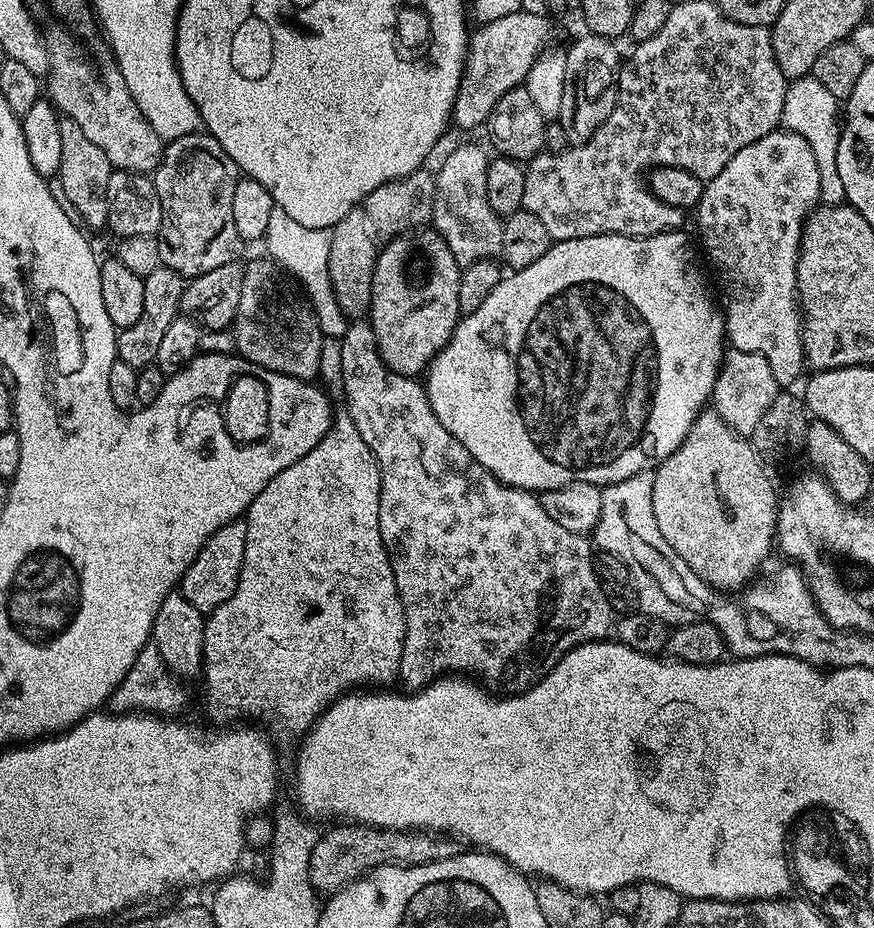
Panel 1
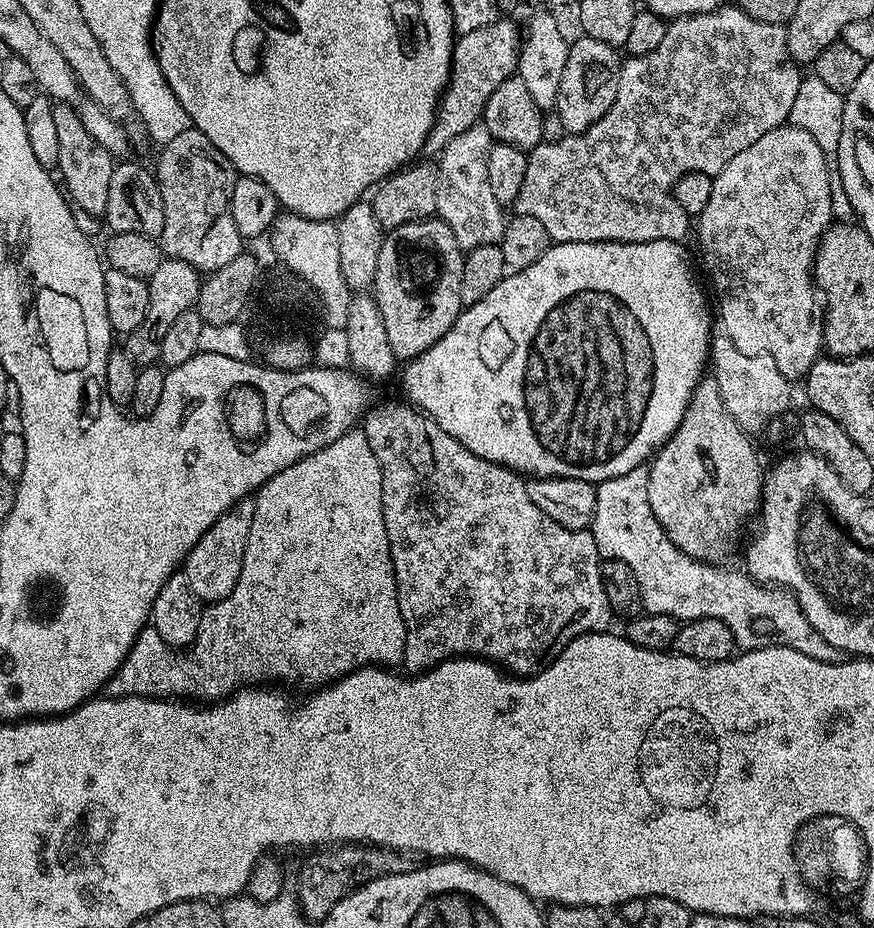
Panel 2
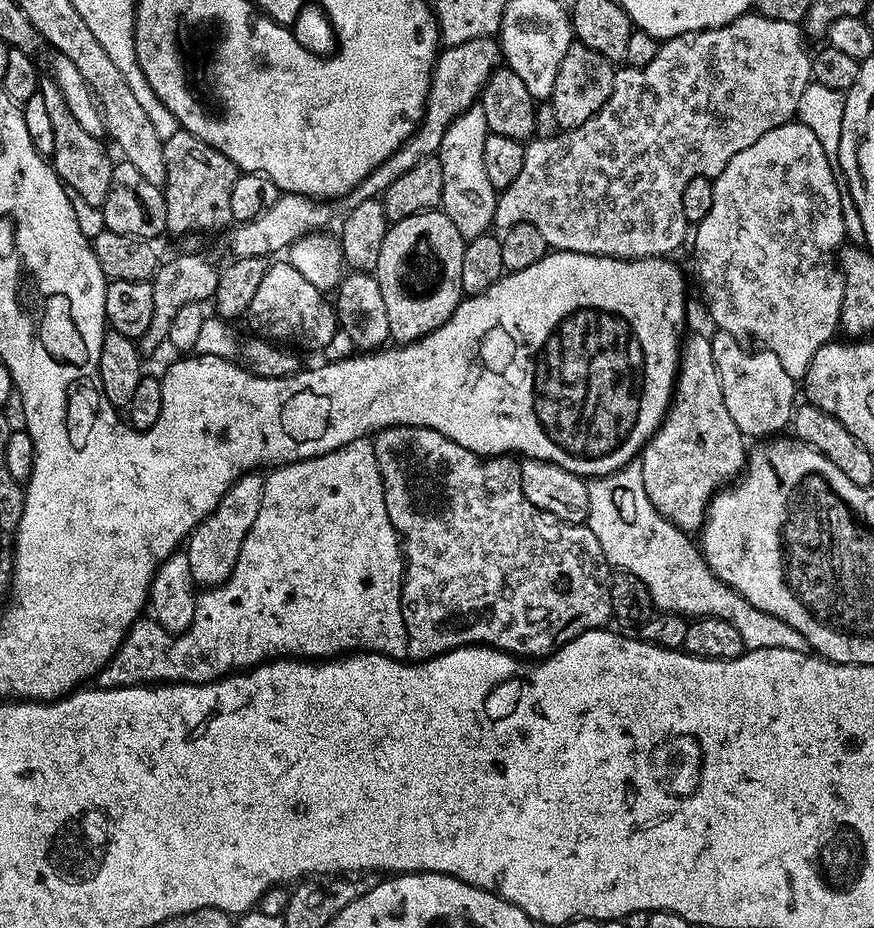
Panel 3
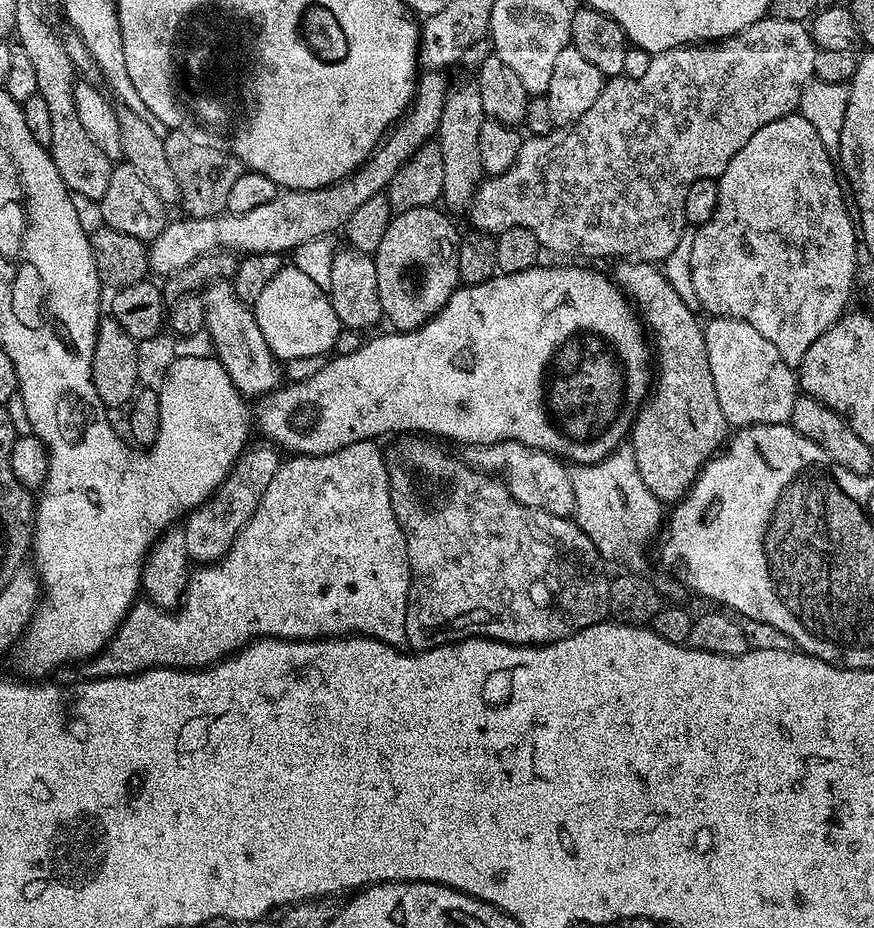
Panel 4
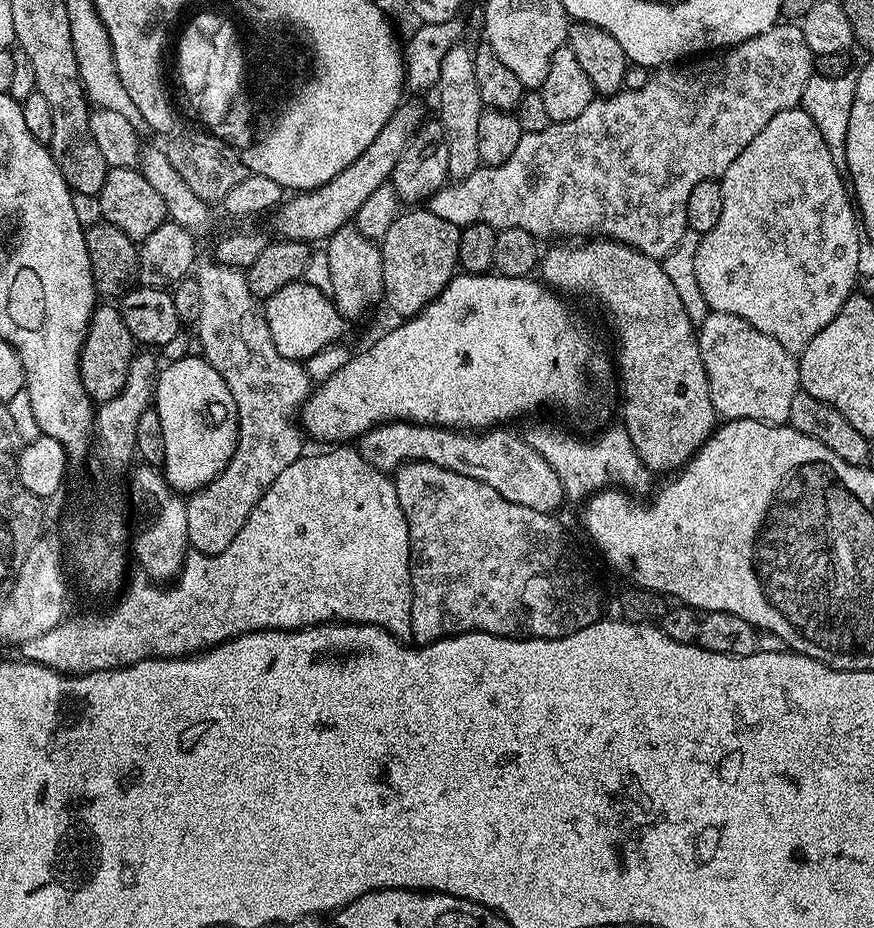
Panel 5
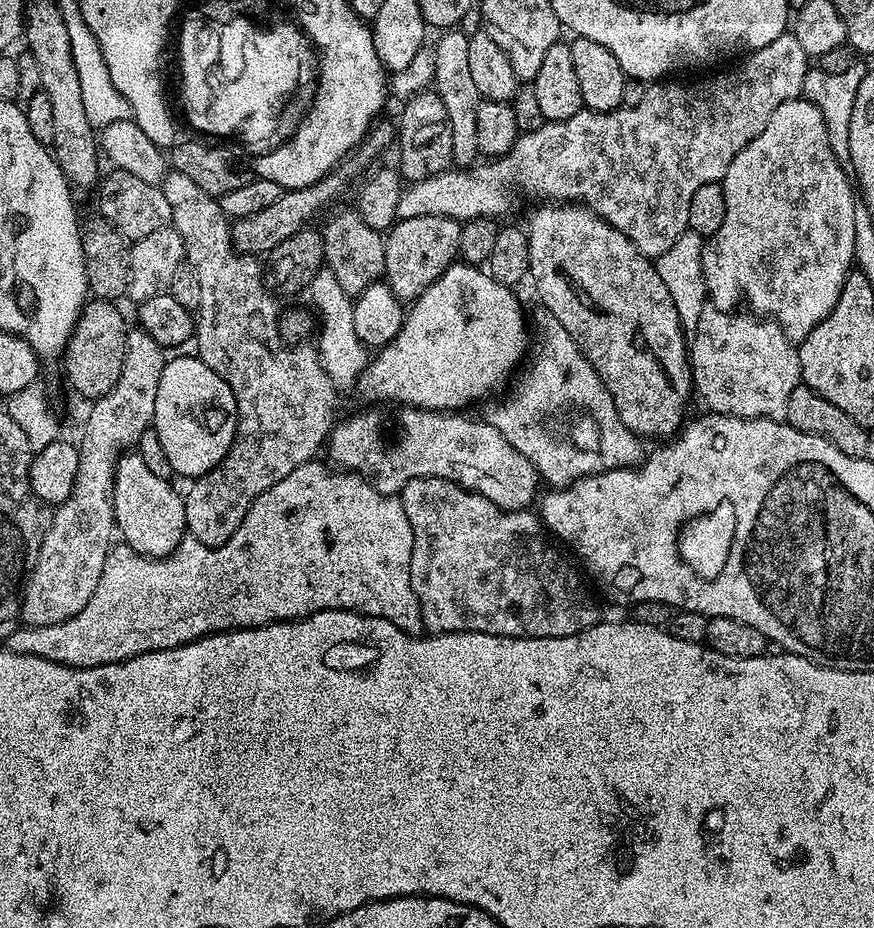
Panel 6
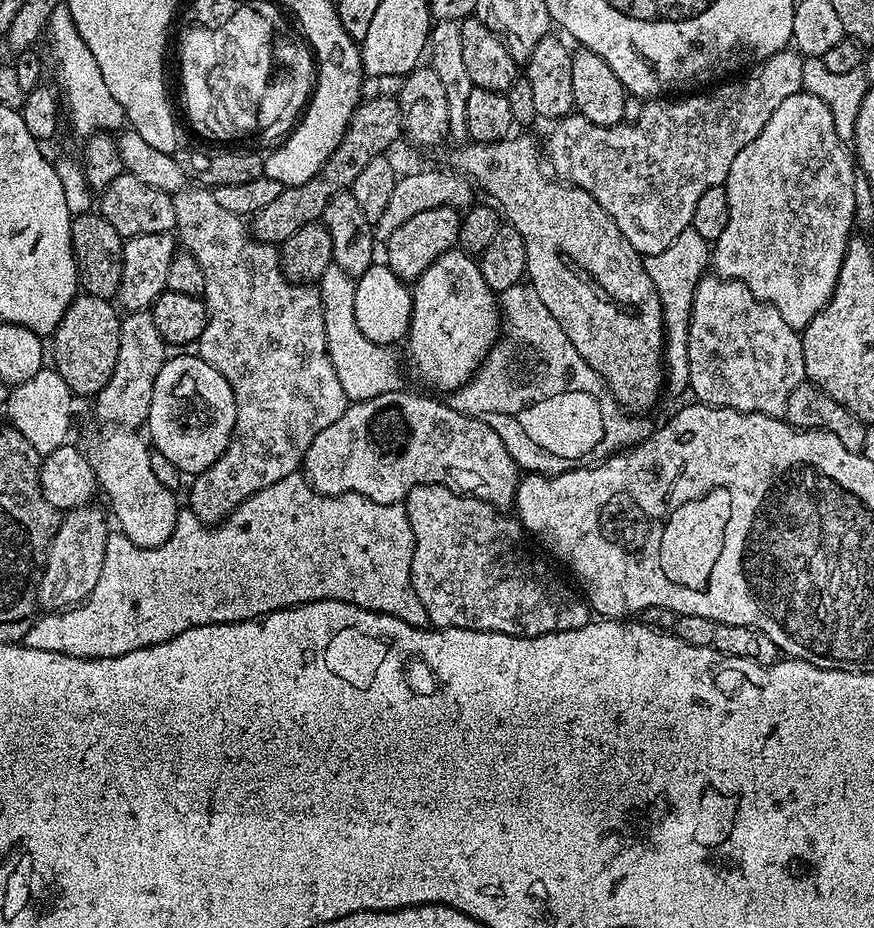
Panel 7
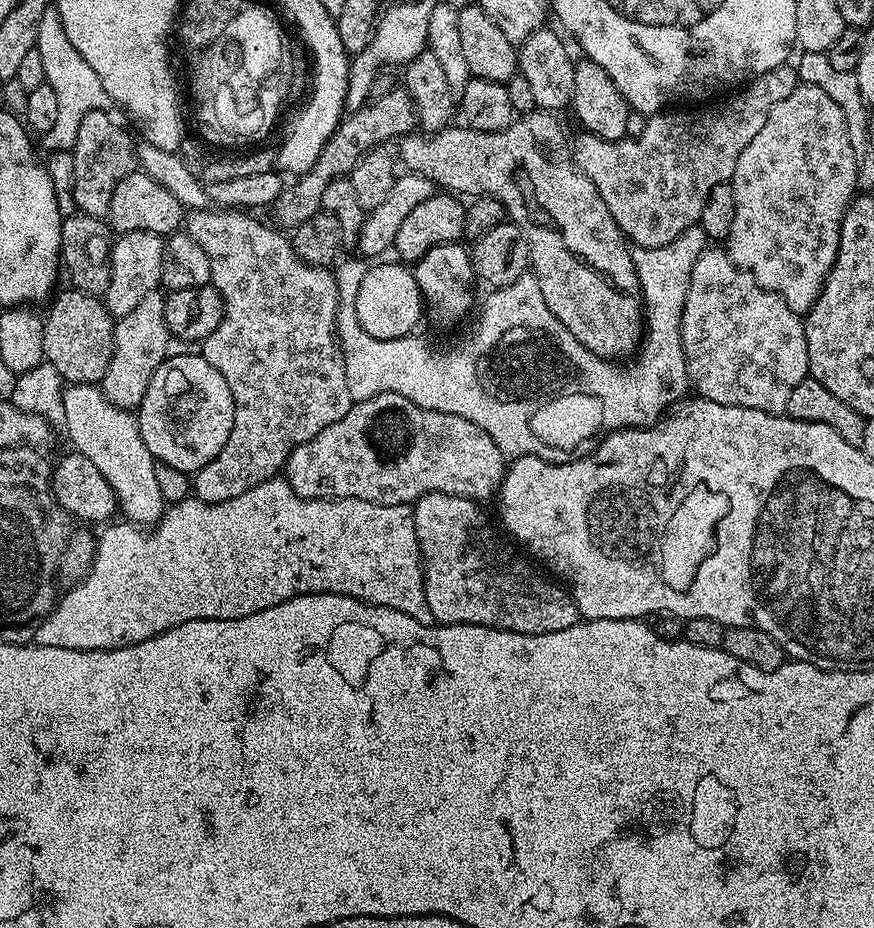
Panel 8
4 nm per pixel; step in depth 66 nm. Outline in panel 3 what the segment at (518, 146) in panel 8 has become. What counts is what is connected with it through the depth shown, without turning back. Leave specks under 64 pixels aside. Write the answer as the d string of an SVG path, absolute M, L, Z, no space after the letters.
M707 335L692 336L689 340L687 337L682 344L682 355L676 377L676 387L672 393L672 403L664 416L664 421L660 423L660 429L649 438L638 460L642 470L642 486L646 486L646 494L650 498L650 502L654 502L654 510L658 510L658 514L665 516L674 527L680 528L681 531L689 534L695 533L706 519L709 500L725 486L731 485L743 473L746 463L746 447L744 448L744 444L746 444L746 437L738 430L738 426L734 426L734 418L730 418L730 410L726 410L726 398L722 398L722 382L718 378L711 339Z

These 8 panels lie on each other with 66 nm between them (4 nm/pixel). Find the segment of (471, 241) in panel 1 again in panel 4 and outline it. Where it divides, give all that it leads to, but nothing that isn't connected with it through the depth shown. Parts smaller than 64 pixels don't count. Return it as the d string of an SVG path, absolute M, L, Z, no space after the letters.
M474 82L453 85L443 104L442 118L439 119L439 130L436 143L442 150L443 164L443 203L449 209L465 209L472 201L484 178L484 167L479 157L479 131L486 119L482 110L482 98L479 97Z

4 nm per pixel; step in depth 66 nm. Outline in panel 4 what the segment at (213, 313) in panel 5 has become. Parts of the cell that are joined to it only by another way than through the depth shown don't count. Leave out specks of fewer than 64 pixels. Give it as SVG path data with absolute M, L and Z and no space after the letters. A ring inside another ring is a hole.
M228 282L210 284L203 297L206 329L212 339L215 359L219 360L226 374L230 374L236 389L246 398L264 398L275 392L282 384L282 364L266 344L253 309L236 297L235 287ZM263 443L243 452L211 498L203 500L188 513L183 521L185 524L182 524L182 531L186 538L189 561L200 566L211 566L220 561L232 549L232 543L238 538L246 522L250 522L254 510L258 510L258 502L262 502L262 494L266 494L270 478L274 478L282 463L281 453L271 443Z

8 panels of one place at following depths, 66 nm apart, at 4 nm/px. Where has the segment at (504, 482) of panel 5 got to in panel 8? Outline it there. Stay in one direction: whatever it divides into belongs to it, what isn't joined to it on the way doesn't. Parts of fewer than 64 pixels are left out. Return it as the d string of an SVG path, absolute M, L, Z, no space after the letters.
M383 392L374 398L355 401L351 410L342 418L338 418L338 422L334 422L334 426L326 426L321 432L314 434L314 438L310 438L310 442L297 444L282 469L294 494L298 494L304 500L365 500L382 506L411 505L419 496L425 496L431 492L467 496L477 502L484 502L487 496L495 497L499 493L505 471L506 458L498 450L498 446L494 446L494 438L490 438L490 434L486 434L486 430L474 426L474 422L466 422L466 418L458 418L458 414L442 414L438 410L426 410L422 406L410 402L410 398L402 398L402 394L393 392Z

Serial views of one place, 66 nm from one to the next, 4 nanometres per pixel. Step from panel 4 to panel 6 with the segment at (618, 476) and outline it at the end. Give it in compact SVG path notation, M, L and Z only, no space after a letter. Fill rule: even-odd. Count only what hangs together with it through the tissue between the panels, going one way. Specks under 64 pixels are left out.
M543 306L537 307L534 328L534 351L527 361L528 369L520 380L520 389L512 392L501 404L492 404L486 413L490 426L498 430L498 434L506 437L506 442L518 450L518 454L526 454L532 465L538 470L541 481L552 488L566 488L584 476L592 476L596 472L609 472L611 468L634 468L646 455L641 437L635 436L620 420L618 410L600 380L600 376L590 366L590 362L580 353L580 347L573 342L570 334ZM537 324L537 328L536 328ZM536 348L536 353L535 352ZM576 412L584 412L576 420Z

